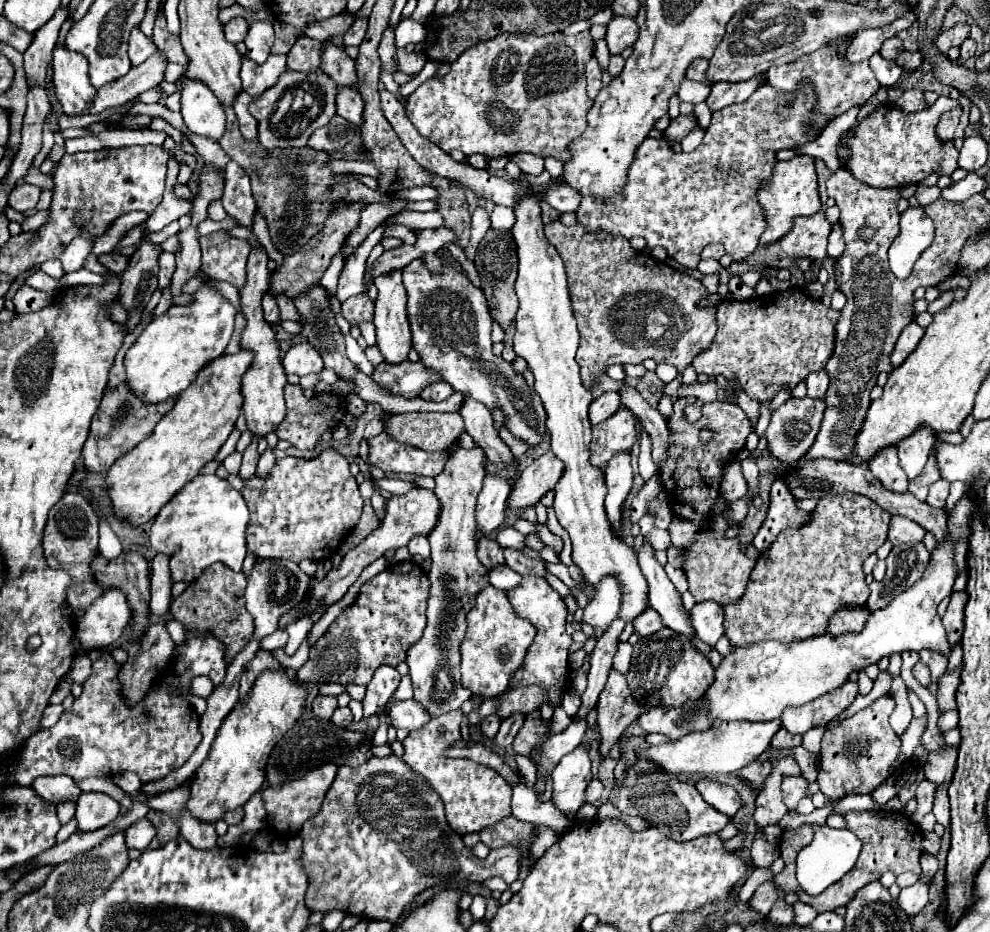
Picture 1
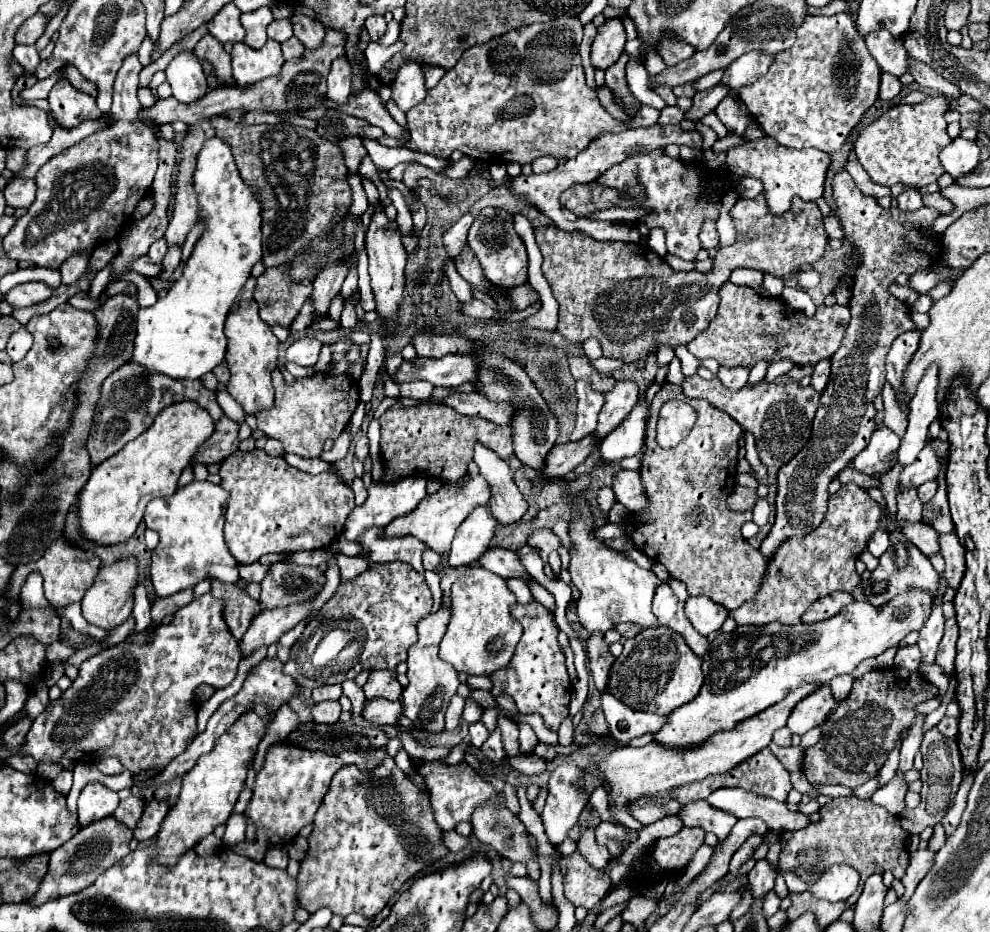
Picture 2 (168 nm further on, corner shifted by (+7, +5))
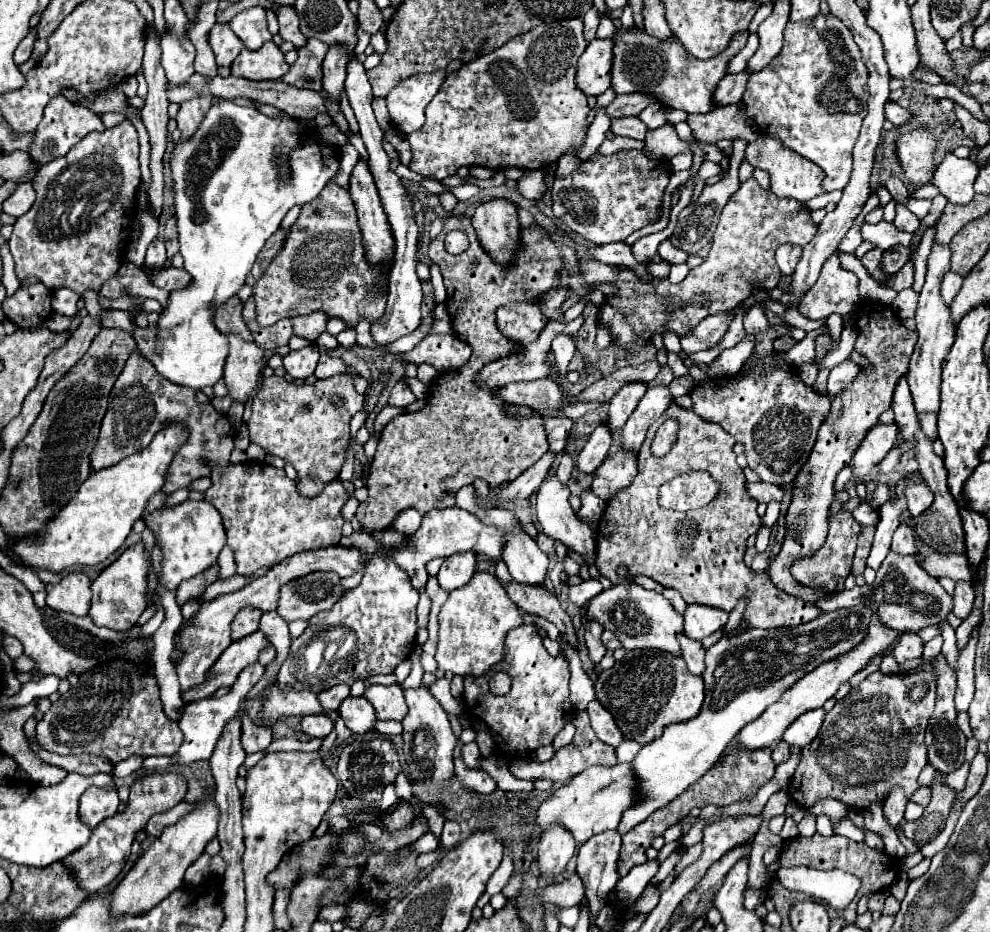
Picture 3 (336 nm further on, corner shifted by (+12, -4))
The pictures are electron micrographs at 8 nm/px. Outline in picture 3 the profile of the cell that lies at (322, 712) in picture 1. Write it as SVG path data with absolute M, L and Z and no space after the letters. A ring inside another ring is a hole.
M339 684L339 686L333 686L329 690L323 690L317 698L321 702L321 706L325 710L337 710L339 704L349 696L349 686L347 684Z

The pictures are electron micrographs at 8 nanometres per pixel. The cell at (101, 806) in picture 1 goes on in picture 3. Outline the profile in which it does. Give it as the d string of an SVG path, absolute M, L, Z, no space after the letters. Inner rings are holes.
M91 786L83 792L79 800L79 816L89 828L95 828L105 818L115 816L117 806L119 806L119 798L115 788Z

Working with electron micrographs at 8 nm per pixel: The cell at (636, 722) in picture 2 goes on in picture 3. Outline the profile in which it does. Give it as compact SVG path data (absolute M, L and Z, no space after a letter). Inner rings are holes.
M597 700L589 702L587 712L589 712L589 718L591 718L591 728L595 730L599 740L603 740L605 744L611 744L611 746L619 746L621 742L625 742L625 736L617 728L613 716Z

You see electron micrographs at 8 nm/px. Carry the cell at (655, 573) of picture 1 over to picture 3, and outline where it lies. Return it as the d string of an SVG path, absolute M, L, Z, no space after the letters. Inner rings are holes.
M677 634L677 638L679 638L679 644L681 644L681 656L687 662L687 668L691 670L691 674L697 674L699 676L703 672L703 666L705 666L705 662L703 662L705 650L703 650L701 642L691 640L685 634Z

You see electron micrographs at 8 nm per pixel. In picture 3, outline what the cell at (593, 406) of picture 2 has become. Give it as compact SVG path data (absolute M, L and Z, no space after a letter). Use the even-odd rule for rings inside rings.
M565 450L565 452L561 454L561 458L559 458L557 474L559 474L559 478L563 478L563 482L567 484L571 472L573 472L573 456L571 456L571 450Z

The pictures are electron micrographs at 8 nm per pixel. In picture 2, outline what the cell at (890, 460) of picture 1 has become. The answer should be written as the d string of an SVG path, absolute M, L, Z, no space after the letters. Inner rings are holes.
M878 425L876 433L872 435L872 441L860 455L854 457L852 467L860 473L880 477L890 469L890 459L898 447L900 447L898 435L890 431L886 425Z

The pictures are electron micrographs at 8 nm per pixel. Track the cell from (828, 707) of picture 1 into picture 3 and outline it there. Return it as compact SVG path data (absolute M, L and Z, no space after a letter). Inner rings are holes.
M815 708L815 710L809 710L807 714L801 714L783 734L783 740L791 746L807 746L819 732L821 724L825 720L825 710L823 708Z

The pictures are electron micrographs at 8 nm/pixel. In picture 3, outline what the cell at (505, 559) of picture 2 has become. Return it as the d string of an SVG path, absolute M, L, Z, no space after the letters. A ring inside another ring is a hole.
M511 580L502 585L505 592L509 594L509 598L525 612L531 614L539 614L543 618L547 618L549 622L553 622L563 634L565 638L575 646L577 636L571 624L571 618L561 610L559 600L545 588L545 586L533 586L521 584L515 580Z

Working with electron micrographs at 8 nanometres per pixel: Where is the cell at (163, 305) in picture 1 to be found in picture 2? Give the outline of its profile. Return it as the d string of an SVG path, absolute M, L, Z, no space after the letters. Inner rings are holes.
M170 245L168 247L168 253L166 253L166 257L164 257L164 269L166 269L166 273L164 275L160 275L158 279L164 279L164 281L168 281L168 277L172 277L172 271L180 265L180 247L178 245Z

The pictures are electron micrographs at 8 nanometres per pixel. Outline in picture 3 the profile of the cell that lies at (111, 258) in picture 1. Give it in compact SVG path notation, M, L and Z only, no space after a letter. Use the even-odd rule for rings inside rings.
M173 266L151 272L151 282L155 286L167 290L167 292L187 286L187 280L191 280L191 276L185 270L179 270L179 268L173 268Z

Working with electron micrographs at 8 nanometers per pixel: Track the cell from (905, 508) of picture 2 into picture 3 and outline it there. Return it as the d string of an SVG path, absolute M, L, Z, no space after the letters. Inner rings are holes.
M907 522L899 524L899 528L893 534L893 544L891 550L895 550L897 554L915 554L915 534L913 534L913 526L907 526Z

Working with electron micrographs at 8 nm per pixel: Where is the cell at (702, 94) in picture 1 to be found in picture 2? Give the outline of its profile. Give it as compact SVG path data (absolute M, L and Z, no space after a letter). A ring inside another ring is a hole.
M720 69L720 71L716 71L716 73L710 73L710 75L704 75L704 77L700 79L700 85L696 85L696 87L698 87L696 91L702 91L702 89L708 89L708 87L718 85L722 75L724 75L724 69Z

